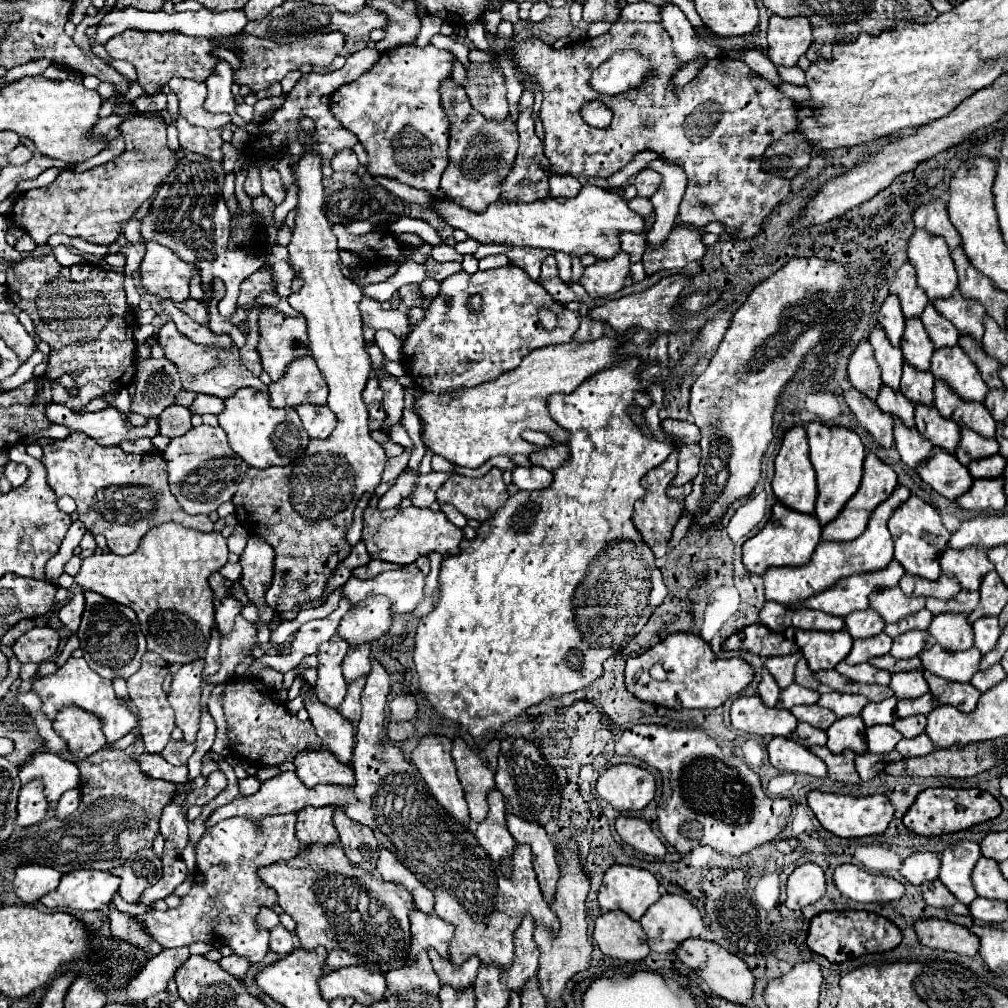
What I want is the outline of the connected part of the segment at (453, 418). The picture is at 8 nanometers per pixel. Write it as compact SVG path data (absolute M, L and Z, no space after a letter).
M600 337L588 343L570 341L566 345L548 345L534 349L516 369L502 373L494 381L460 389L452 395L424 393L416 399L412 411L422 421L422 441L426 449L454 465L476 469L490 457L511 457L516 453L530 455L532 451L538 451L540 447L530 445L520 437L522 429L526 427L548 433L554 443L566 443L568 431L560 429L552 421L546 409L546 397L552 393L570 393L594 373L620 363L622 357L616 355L618 345L622 345L620 337Z

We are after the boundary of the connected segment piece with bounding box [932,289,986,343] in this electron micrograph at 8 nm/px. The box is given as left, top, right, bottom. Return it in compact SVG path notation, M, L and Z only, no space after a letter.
M956 289L956 293L950 295L950 299L934 299L932 305L938 309L938 313L950 319L960 333L974 337L978 343L982 341L984 335L982 321L986 311L982 311L980 303L970 303L970 299L962 299L960 291Z

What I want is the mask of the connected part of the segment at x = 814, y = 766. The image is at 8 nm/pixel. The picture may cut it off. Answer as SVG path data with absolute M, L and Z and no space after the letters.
M772 737L768 743L770 763L778 771L796 771L796 773L808 773L814 777L826 777L826 765L822 759L818 759L814 753L810 753L806 747L794 743L788 737Z

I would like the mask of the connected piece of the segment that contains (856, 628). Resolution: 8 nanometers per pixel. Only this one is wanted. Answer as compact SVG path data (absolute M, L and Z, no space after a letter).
M856 611L854 615L846 615L846 629L854 639L866 639L882 633L884 629L884 619L876 611Z

